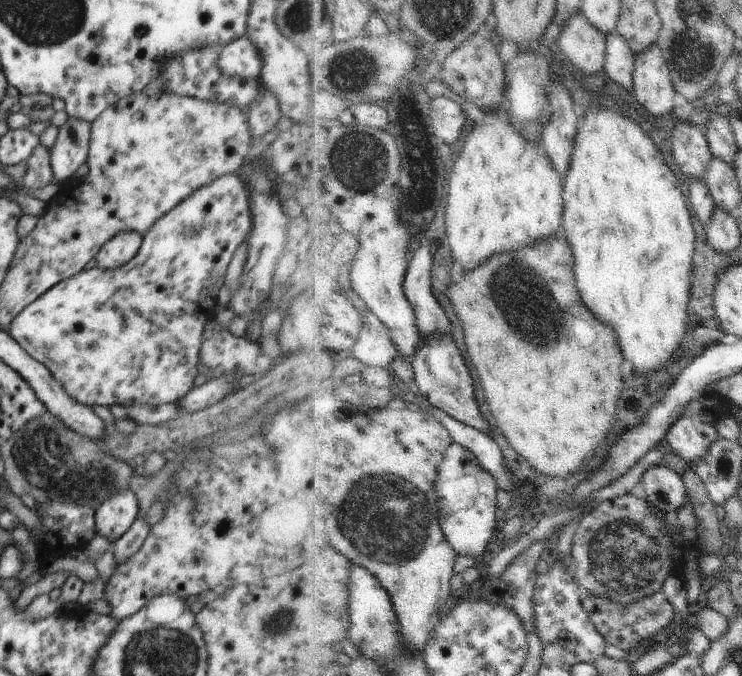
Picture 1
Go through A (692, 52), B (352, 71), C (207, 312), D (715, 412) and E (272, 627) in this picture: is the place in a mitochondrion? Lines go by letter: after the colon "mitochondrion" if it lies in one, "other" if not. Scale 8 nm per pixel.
A: mitochondrion
B: mitochondrion
C: other
D: other
E: mitochondrion

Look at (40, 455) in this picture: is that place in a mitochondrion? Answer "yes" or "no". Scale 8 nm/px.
yes

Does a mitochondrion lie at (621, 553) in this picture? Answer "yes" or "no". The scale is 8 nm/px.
yes

